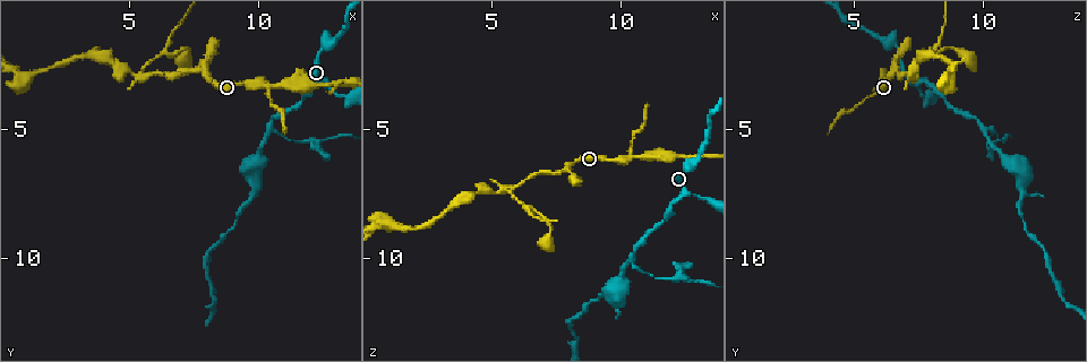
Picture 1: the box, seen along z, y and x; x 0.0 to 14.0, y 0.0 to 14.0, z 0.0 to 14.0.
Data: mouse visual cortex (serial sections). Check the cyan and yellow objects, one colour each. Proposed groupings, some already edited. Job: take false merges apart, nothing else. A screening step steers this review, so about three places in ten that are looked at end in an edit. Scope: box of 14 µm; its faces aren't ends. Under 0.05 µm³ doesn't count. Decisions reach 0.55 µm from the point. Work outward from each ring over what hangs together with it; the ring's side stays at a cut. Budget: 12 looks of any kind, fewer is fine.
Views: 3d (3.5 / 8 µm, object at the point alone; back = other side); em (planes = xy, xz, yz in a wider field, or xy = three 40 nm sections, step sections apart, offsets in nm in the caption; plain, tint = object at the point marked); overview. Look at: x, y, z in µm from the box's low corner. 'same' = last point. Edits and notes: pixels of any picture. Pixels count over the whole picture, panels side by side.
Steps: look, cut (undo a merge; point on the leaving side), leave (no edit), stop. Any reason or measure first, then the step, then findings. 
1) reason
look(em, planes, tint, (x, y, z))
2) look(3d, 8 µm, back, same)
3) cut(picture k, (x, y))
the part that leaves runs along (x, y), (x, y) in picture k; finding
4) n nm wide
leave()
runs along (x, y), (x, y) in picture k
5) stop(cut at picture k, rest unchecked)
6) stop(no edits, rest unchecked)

side arm on a straight run
look(3d, 3.5 µm, (10.4, 3.3, 6.1))

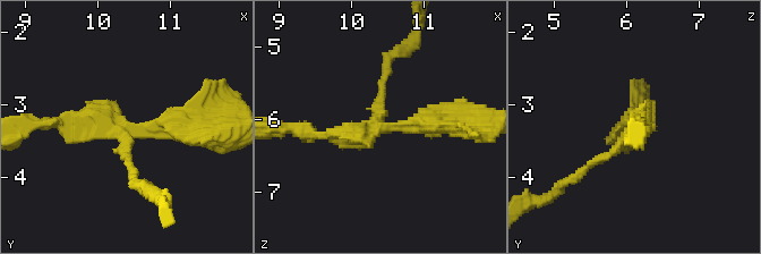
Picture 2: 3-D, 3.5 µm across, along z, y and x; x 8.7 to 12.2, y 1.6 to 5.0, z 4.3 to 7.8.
3 arms; arms of 100, 200, 250 nm
look(em, xy, step 3, tint, (10.30, 3.35, 6.15))

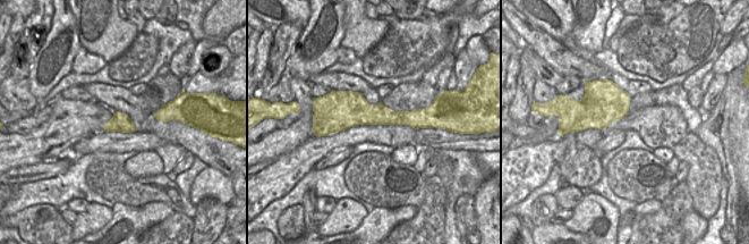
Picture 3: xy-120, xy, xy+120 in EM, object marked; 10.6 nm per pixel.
another direction
look(em, xy, step 2, tint, same)

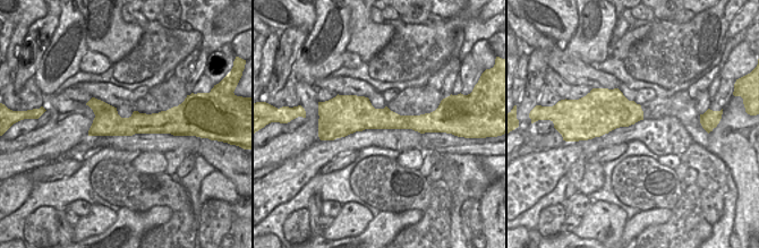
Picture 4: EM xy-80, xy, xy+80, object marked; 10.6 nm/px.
leave()
runs along (331, 117), (412, 121), (428, 129) in picture 4; all the same cell

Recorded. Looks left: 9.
thin neck
look(3d, 3.5 µm, (12.8, 3.4, 6.0))

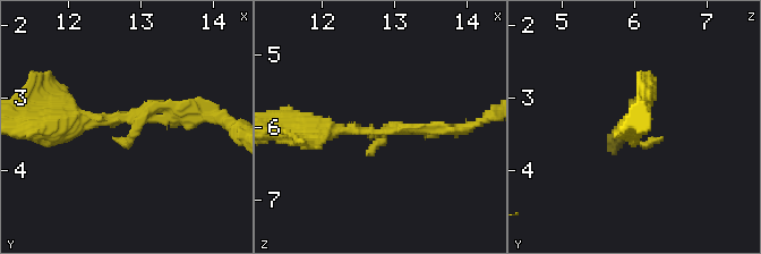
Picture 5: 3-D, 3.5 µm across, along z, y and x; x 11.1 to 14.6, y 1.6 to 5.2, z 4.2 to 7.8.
look(em, planes, tint, (12.80, 3.30, 6.05))

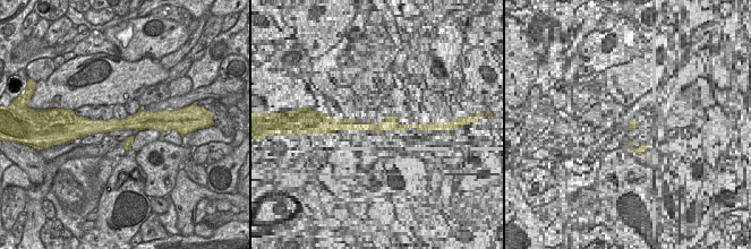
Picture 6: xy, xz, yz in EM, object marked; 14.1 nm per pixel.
leave()
runs along (87, 122), (154, 122), (160, 128) in picture 6; all the same cell

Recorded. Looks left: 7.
three-way junction
look(3d, 3.5 µm, (10.4, 5.1, 10.0))

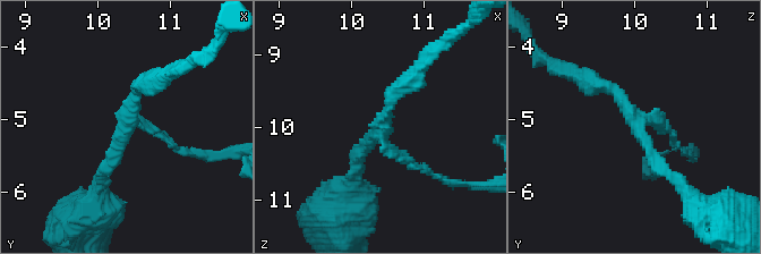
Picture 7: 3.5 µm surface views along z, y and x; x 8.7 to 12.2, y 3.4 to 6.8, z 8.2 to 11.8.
3 arms; arms of 150, 200, 200 nm
look(em, xy, step 5, tint, (10.40, 5.05, 10.05))

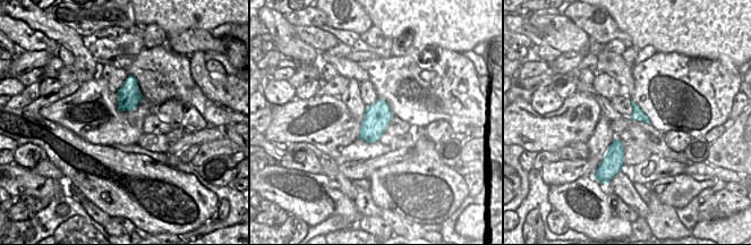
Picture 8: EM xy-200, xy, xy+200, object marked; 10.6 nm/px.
cut(picture 7, (410, 162))
border along (382, 100), (369, 123), (375, 141) in picture 8; two cells meet here

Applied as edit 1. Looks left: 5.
redraw
look(overview)

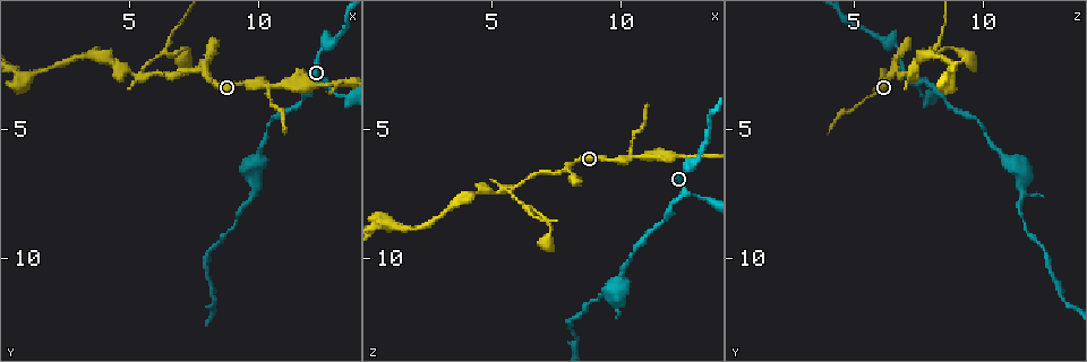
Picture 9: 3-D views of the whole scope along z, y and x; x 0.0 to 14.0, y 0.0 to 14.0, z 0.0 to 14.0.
three arms meet
look(3d, 8 µm, (7.8, 2.8, 6.6))

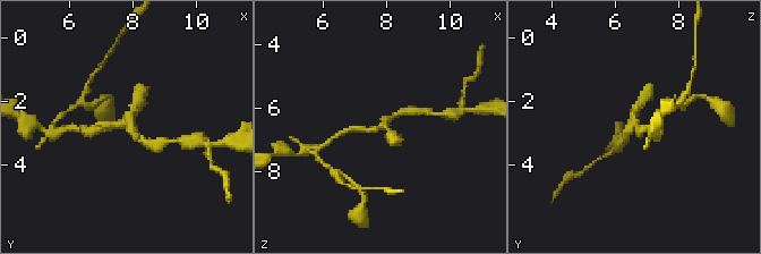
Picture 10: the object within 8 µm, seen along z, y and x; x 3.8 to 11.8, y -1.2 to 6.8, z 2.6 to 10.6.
3 arms; arms of 150, 150, 200 nm; shape alone is not enough
look(em, planes, tint, (7.9, 2.8, 6.5))

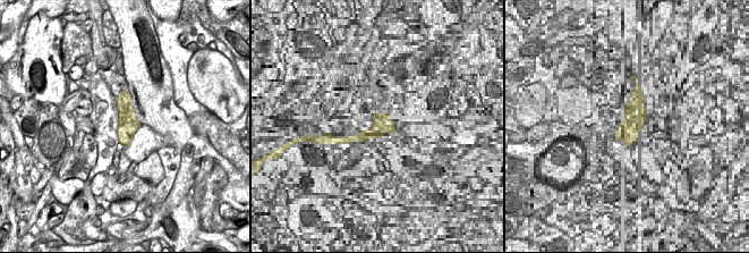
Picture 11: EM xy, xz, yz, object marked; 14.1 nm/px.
leave()
all the same cell

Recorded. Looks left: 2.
a fork
look(3d, 3.5 µm, (5.4, 3.0, 7.4))

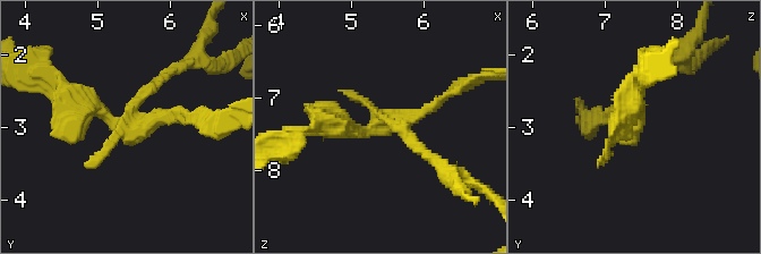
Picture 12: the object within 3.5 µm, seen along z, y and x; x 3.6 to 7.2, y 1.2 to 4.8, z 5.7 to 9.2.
shape alone is not enough
look(em, xy, step 2, tint, (5.45, 3.00, 7.35))

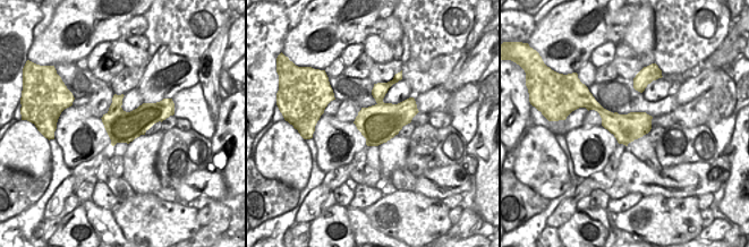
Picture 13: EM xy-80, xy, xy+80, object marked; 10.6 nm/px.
cut(picture 12, (408, 134))
the part that leaves runs along (384, 119), (460, 177) in picture 12; a second cell is stuck on

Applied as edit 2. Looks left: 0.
stop(cut at picture 7, cut at picture 12, rest unchecked)

